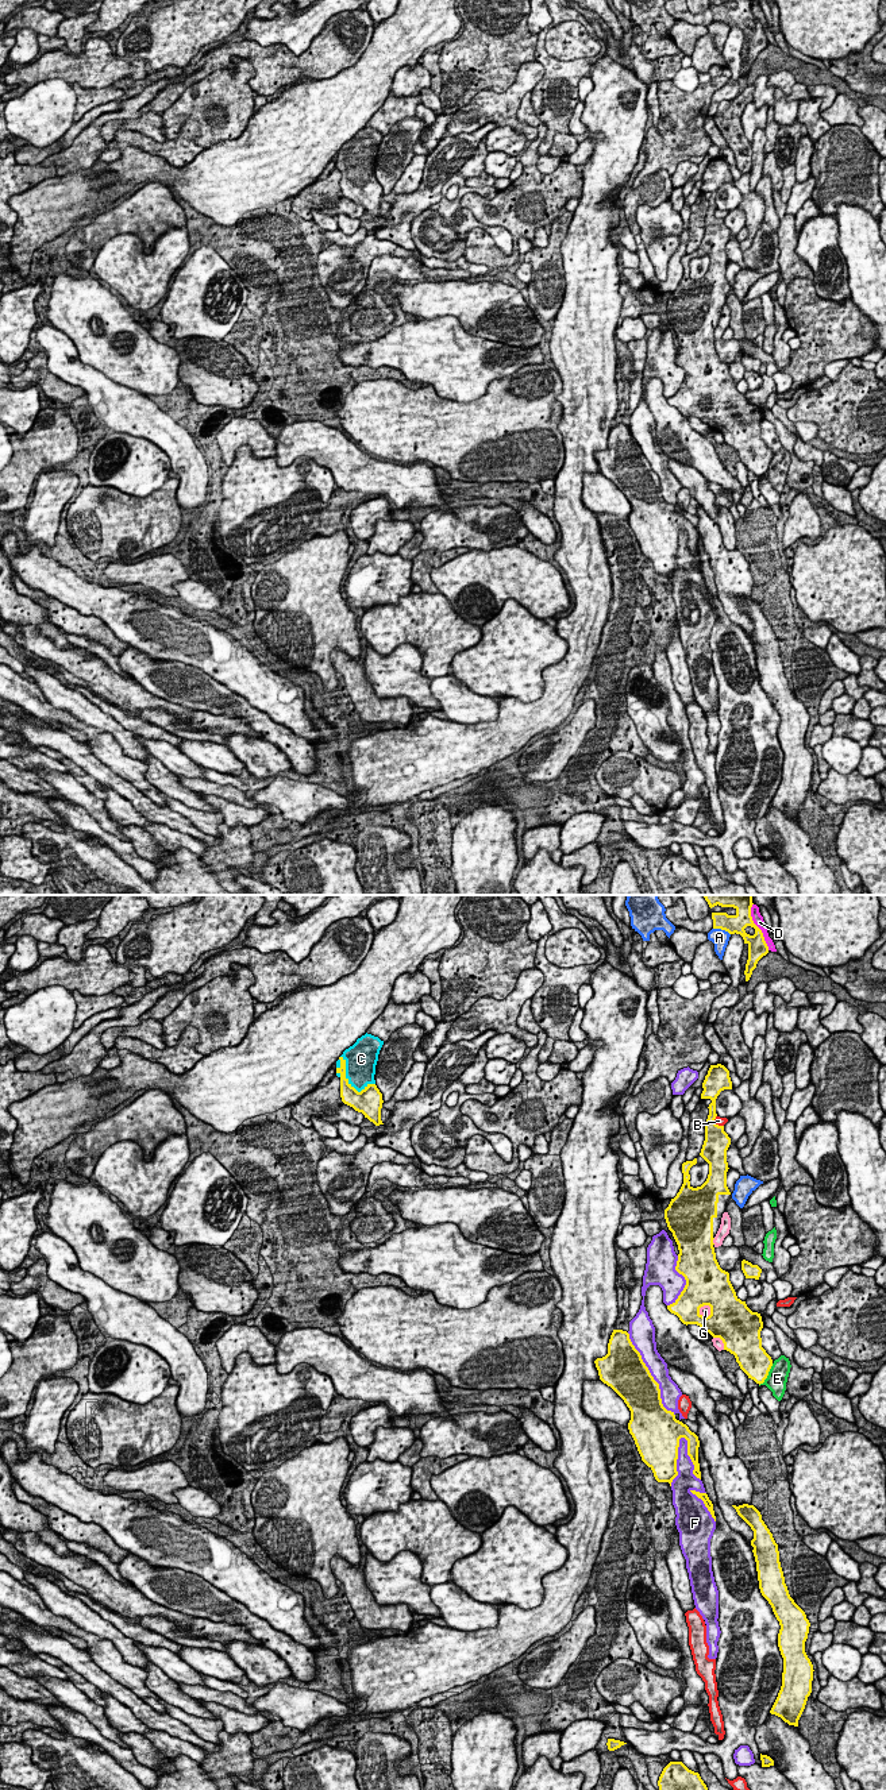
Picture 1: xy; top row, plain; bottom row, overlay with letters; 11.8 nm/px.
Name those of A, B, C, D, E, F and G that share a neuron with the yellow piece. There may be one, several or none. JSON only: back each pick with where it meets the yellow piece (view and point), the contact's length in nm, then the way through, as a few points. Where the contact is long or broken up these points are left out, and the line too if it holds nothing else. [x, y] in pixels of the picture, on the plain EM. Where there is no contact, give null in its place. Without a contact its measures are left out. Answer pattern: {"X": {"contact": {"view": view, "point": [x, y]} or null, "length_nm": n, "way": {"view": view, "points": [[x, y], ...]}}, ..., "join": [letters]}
{"C": {"contact": {"view": "xy", "point": [347, 174]}, "length_nm": 550}, "join": ["C"]}

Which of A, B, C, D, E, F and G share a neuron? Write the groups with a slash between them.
A / B / C / D / E / F / G

